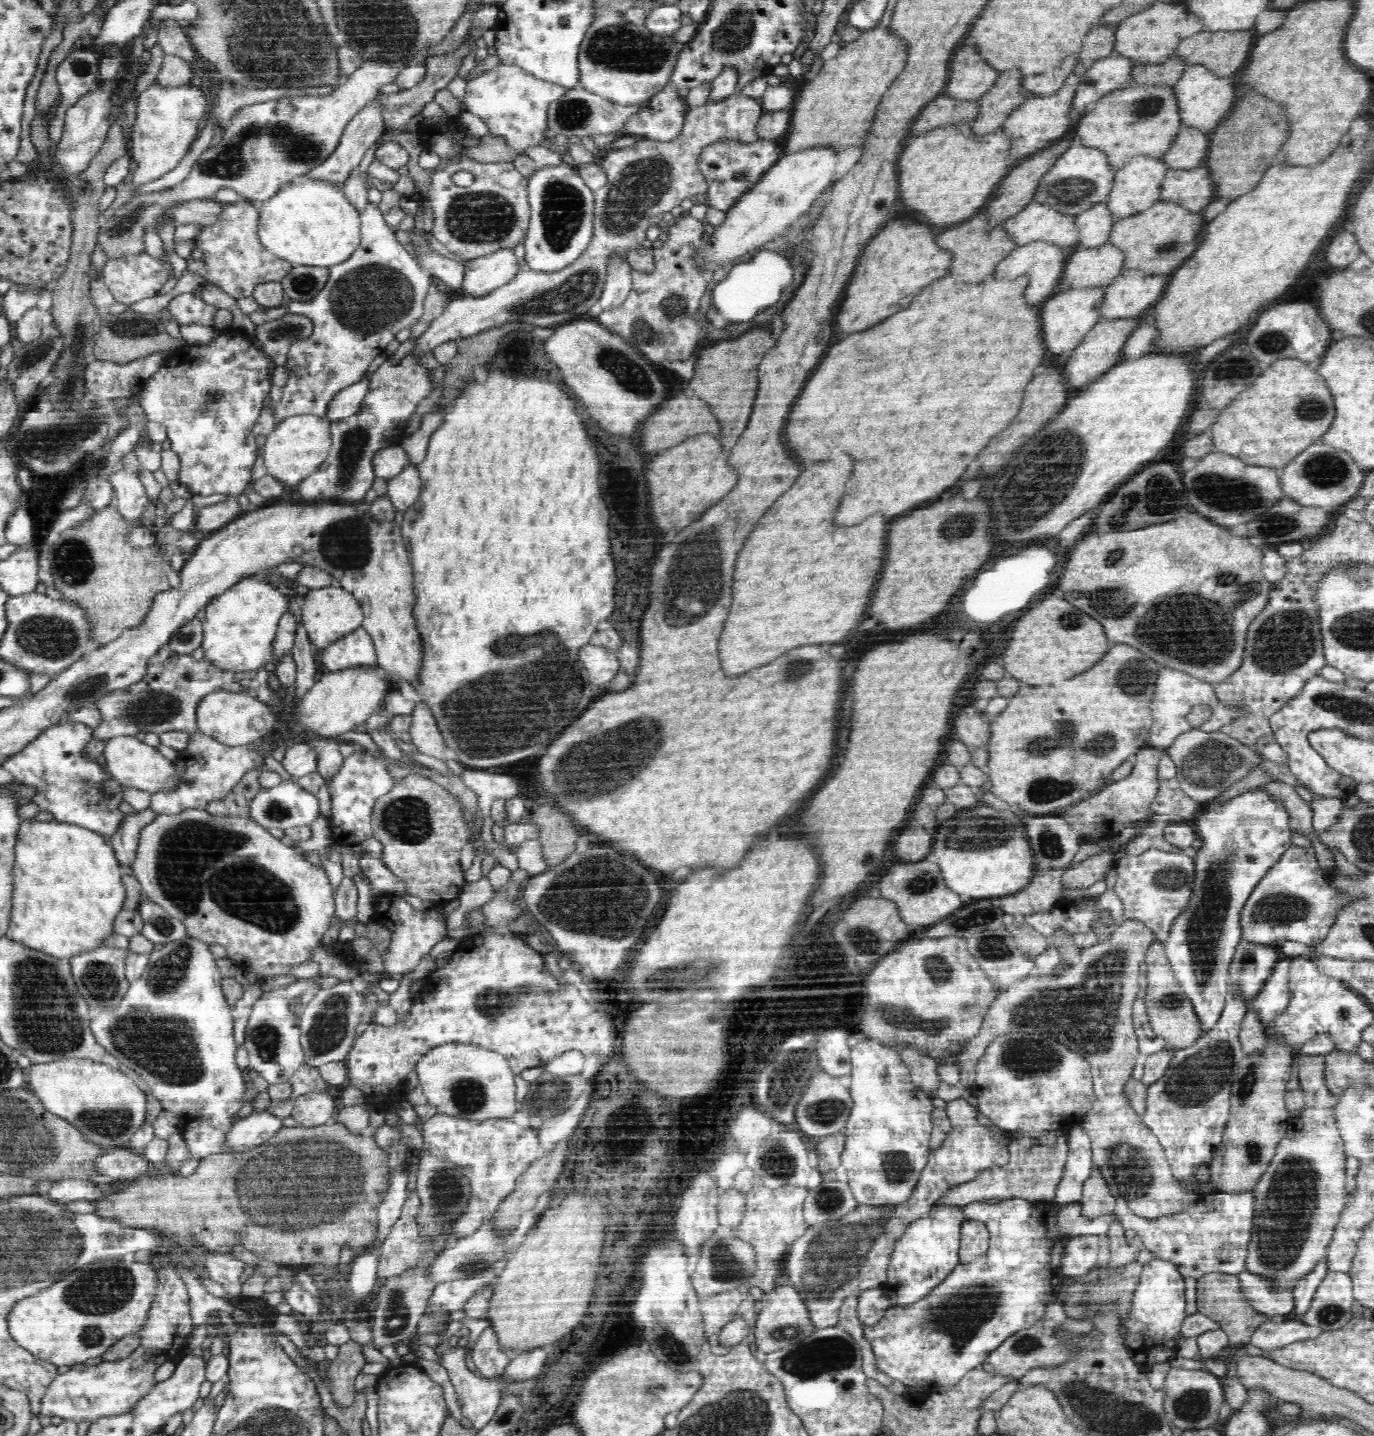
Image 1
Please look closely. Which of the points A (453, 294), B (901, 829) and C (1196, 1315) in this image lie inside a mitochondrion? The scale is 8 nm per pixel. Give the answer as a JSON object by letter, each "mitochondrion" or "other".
{"A":"other","B":"other","C":"other"}

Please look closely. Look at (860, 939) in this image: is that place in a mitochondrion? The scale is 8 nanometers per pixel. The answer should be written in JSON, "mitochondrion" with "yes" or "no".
{"mitochondrion":"yes"}

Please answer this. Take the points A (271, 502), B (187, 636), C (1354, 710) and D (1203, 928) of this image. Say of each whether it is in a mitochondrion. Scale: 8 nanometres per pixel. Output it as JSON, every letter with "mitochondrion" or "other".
{"A":"other","B":"mitochondrion","C":"mitochondrion","D":"mitochondrion"}

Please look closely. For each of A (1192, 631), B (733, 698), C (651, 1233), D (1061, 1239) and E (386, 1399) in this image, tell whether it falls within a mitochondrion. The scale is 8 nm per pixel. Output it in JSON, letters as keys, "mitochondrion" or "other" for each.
{"A":"mitochondrion","B":"other","C":"other","D":"other","E":"other"}

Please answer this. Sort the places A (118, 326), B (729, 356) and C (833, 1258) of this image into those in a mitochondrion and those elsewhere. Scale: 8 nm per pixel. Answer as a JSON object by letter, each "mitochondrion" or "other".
{"A":"mitochondrion","B":"other","C":"mitochondrion"}

